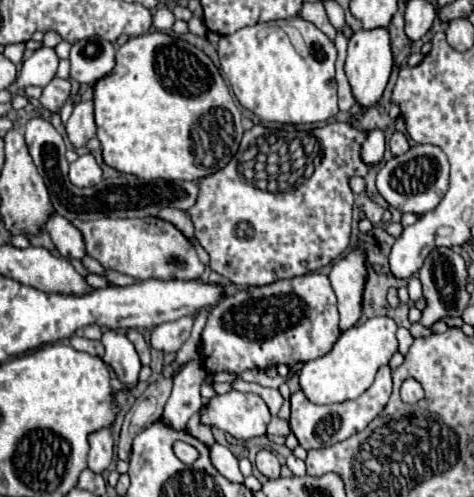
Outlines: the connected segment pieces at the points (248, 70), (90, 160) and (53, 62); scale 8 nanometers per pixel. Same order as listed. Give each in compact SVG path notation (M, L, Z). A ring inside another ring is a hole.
M288 18L260 22L234 34L226 34L218 42L218 56L221 75L236 94L238 102L266 122L315 124L326 122L338 114L334 80L336 48L324 32L306 20ZM292 28L300 32L310 48L308 58L302 58L294 50L294 44L288 36Z
M90 152L70 164L70 182L74 186L78 188L96 186L100 180L102 180L102 170Z
M40 48L36 50L30 58L26 58L22 62L22 70L18 80L10 86L14 92L22 90L26 86L46 86L58 70L58 56L54 52L54 48Z

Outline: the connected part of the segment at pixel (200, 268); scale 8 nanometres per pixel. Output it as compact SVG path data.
M100 218L100 220L74 220L72 222L84 236L86 242L86 252L88 256L96 258L104 268L116 270L120 274L128 274L138 280L200 280L204 272L204 264L198 260L198 254L190 240L170 222L160 220L160 218Z

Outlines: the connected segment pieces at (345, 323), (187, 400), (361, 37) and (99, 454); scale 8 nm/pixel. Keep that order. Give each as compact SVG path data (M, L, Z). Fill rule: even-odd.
M362 244L332 264L330 282L338 298L340 330L348 330L362 316L362 292L368 280L368 254Z
M198 358L190 360L174 376L174 388L164 406L162 424L166 424L168 428L174 428L174 430L186 430L186 422L202 406L200 384L202 384L204 376L206 376L206 370Z
M360 28L354 32L354 36L348 40L348 58L346 58L344 70L346 70L348 82L350 82L352 94L362 108L372 108L382 98L393 66L390 36L388 36L386 28L376 28L376 30L362 30Z
M104 428L104 430L98 430L94 434L90 434L88 438L90 442L90 454L88 454L88 468L92 472L98 472L102 474L110 462L112 462L112 434L110 434L110 428Z

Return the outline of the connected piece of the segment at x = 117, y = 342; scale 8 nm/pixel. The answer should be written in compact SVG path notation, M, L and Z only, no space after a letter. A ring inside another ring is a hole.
M106 330L102 334L102 344L106 350L102 360L118 374L122 382L126 382L130 388L136 386L142 364L134 344L126 338L126 334L118 330Z

